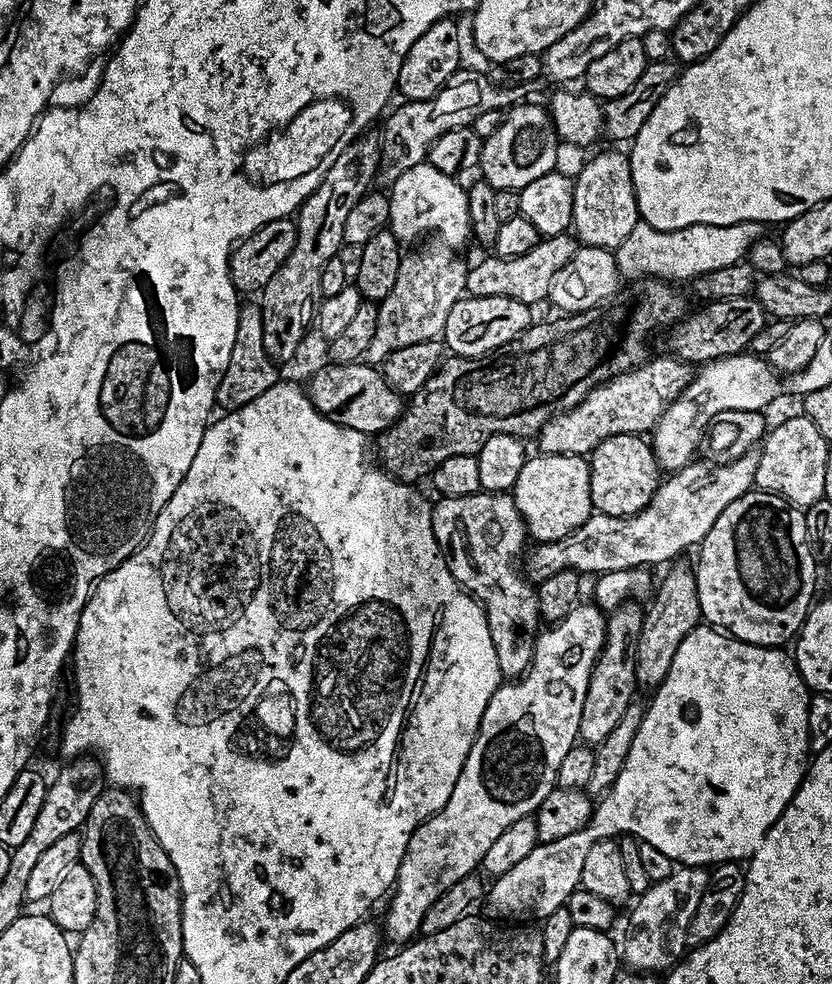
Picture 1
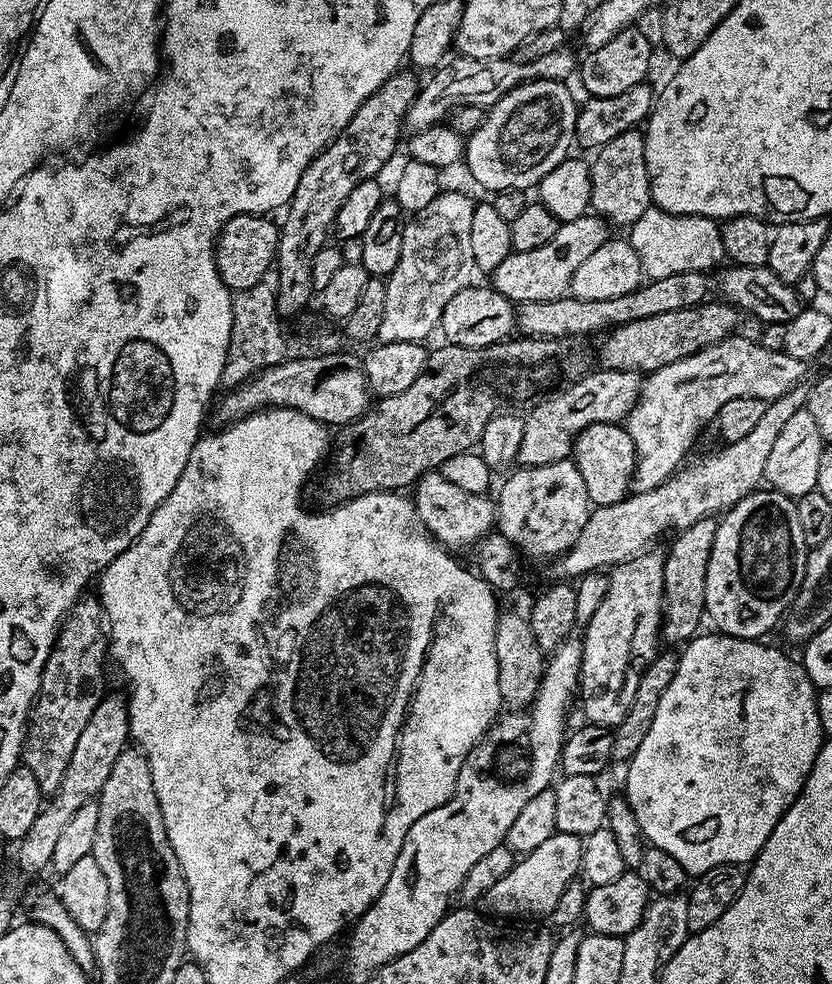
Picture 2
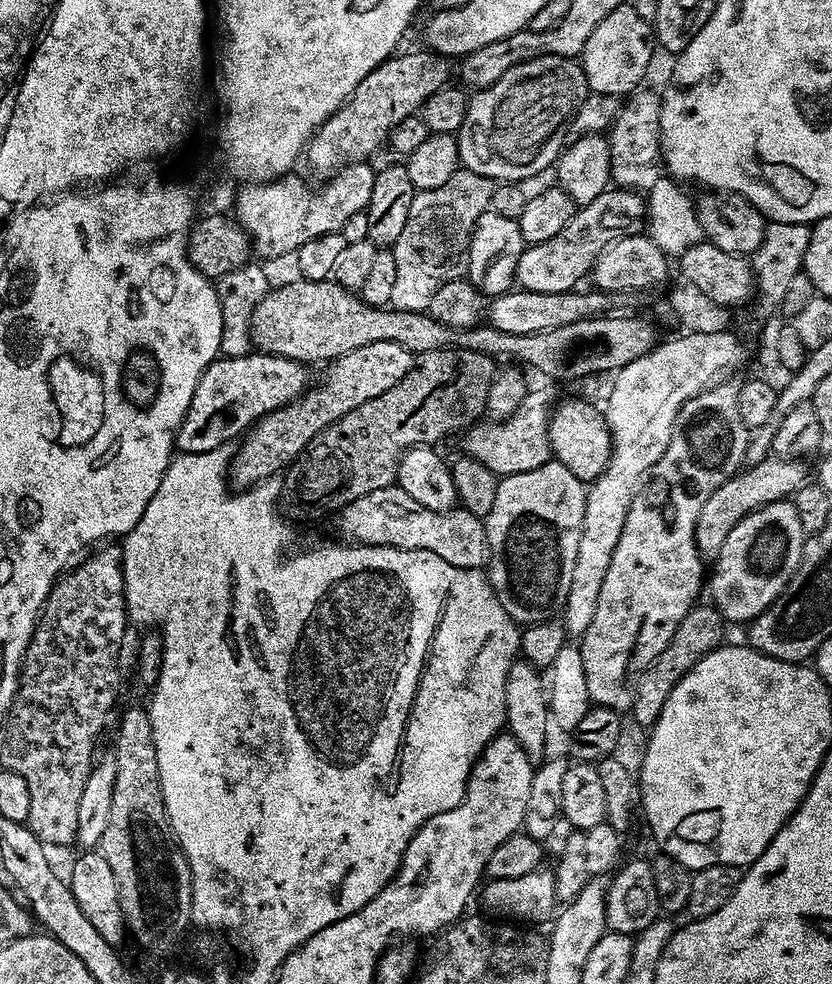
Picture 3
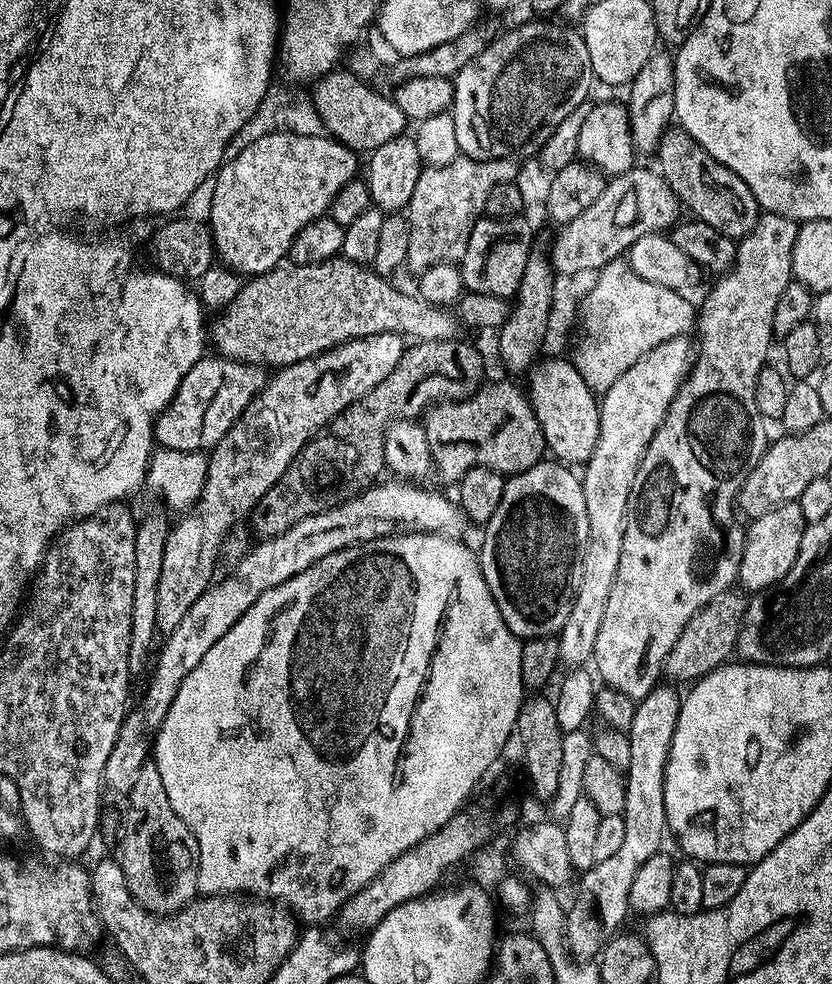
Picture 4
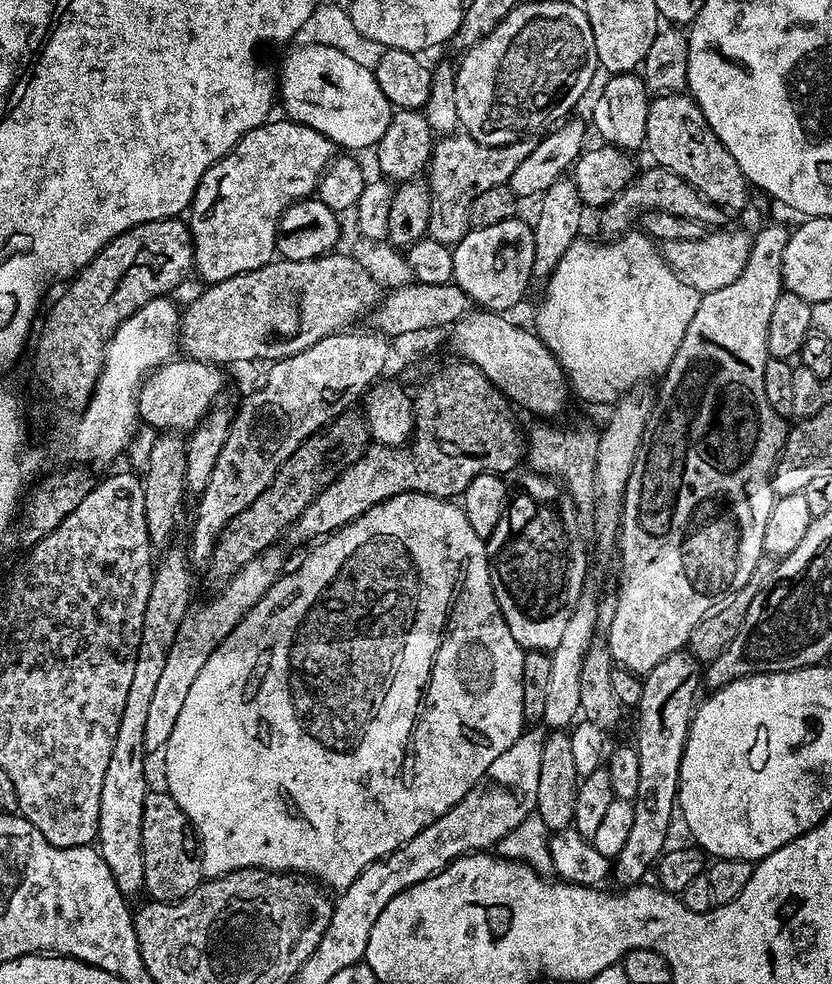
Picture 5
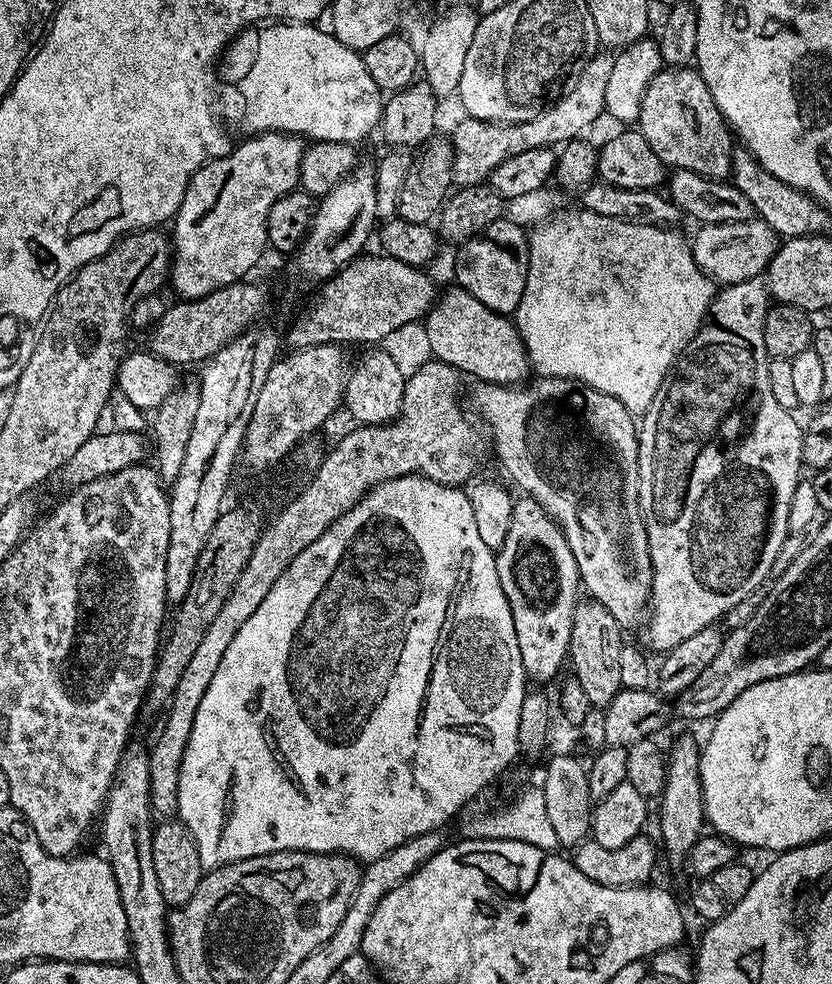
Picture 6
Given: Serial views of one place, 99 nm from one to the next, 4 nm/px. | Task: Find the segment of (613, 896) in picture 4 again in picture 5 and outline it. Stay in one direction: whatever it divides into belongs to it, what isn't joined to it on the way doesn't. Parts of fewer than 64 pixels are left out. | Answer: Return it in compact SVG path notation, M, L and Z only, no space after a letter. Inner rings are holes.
M687 650L672 652L662 658L654 670L647 672L642 681L634 741L640 775L636 798L631 801L634 822L630 838L626 838L626 846L622 846L612 864L612 878L622 888L641 883L669 843L668 827L672 824L672 812L674 816L678 804L684 744L688 740L688 726L698 704L696 691L702 688L702 664Z

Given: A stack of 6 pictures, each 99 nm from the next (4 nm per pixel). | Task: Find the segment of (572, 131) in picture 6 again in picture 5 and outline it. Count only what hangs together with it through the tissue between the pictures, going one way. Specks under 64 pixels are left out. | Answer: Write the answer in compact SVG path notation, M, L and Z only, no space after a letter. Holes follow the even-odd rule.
M467 134L443 135L435 141L432 158L426 169L426 183L432 194L432 213L428 236L449 246L455 246L469 230L468 205L478 194L491 187L507 185L510 174L522 158L534 150L536 140L525 138L502 146L483 144Z

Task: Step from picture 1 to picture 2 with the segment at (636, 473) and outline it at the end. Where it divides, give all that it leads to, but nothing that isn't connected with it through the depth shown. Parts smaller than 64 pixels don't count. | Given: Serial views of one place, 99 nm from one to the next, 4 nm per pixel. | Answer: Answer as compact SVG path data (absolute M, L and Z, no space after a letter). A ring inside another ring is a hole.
M623 423L586 426L586 430L582 430L576 436L576 442L572 446L571 459L575 463L578 474L582 474L582 482L586 482L586 494L593 505L616 504L629 495L630 489L633 487L632 476L636 473L636 451L634 442Z

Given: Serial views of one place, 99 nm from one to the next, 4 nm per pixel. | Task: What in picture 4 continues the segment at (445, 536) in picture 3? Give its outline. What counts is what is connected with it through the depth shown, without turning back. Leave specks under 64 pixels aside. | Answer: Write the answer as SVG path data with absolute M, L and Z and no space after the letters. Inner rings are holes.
M398 482L402 484L384 484L379 488L379 486L373 486L367 490L361 491L359 494L352 497L351 500L345 500L343 504L338 504L334 508L329 508L326 512L319 512L318 514L314 514L310 518L306 518L302 522L295 523L294 526L290 527L288 530L284 531L280 536L267 537L262 541L259 541L260 544L256 545L238 564L234 575L220 581L220 579L213 583L211 587L209 587L206 591L201 594L197 600L194 602L194 605L186 612L186 615L174 631L170 632L165 637L165 644L156 660L156 664L154 666L154 672L152 674L152 678L148 684L148 690L144 696L144 700L142 702L142 718L143 720L152 728L159 727L160 723L165 720L166 714L170 710L170 706L173 705L173 700L178 694L178 690L181 688L182 682L188 677L190 670L194 670L194 667L198 666L201 662L202 658L206 656L206 654L213 648L214 644L220 641L226 633L229 632L232 628L234 628L237 622L240 620L242 614L246 612L257 601L258 597L261 596L264 592L268 592L272 588L277 588L277 586L284 584L288 580L295 579L299 577L302 571L308 569L310 566L314 565L316 562L335 554L335 552L340 552L343 548L352 548L355 544L364 544L368 539L376 540L379 536L388 536L391 534L395 528L409 528L410 531L416 532L415 534L439 534L441 536L446 536L449 538L459 537L461 534L460 531L463 530L464 524L466 525L466 517L464 512L461 511L461 506L455 499L447 500L444 496L439 496L436 492L427 492L426 489L420 488L419 483L416 482Z

